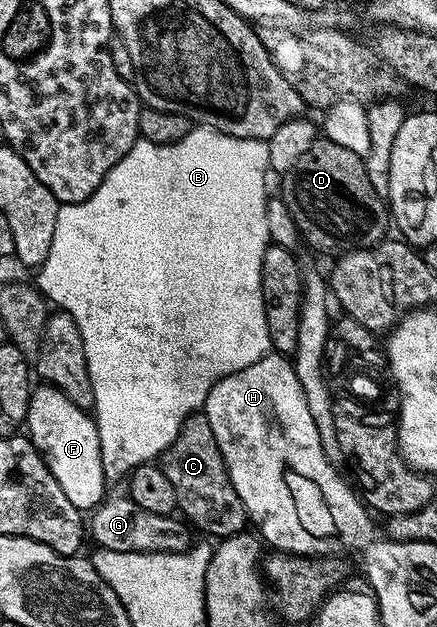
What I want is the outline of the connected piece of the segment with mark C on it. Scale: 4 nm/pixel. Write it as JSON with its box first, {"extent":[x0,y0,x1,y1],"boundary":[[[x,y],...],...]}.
{"extent":[160,413,247,539],"boundary":[[[205,413],[189,415],[182,422],[176,441],[161,456],[160,466],[175,489],[177,510],[195,530],[223,539],[241,534],[247,528],[246,510],[228,477],[224,457],[216,445],[216,437],[212,437],[212,425],[208,425]]]}

